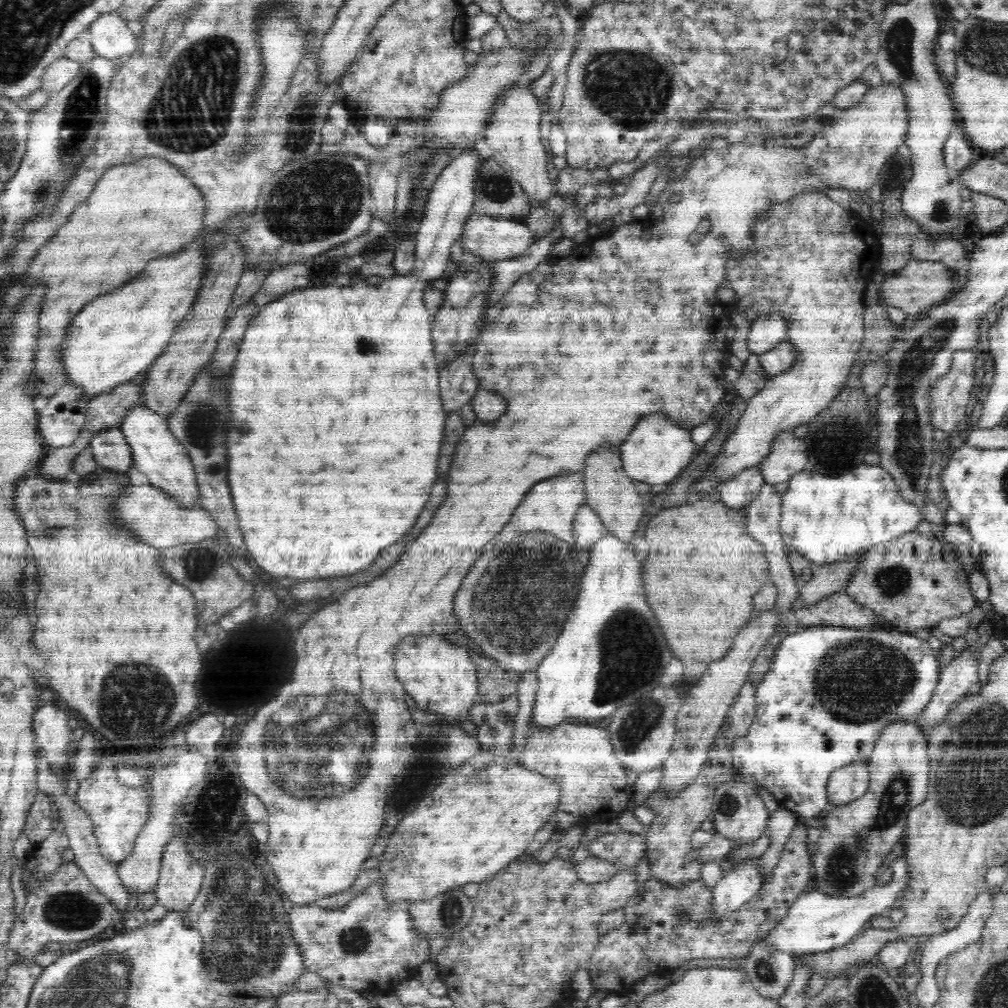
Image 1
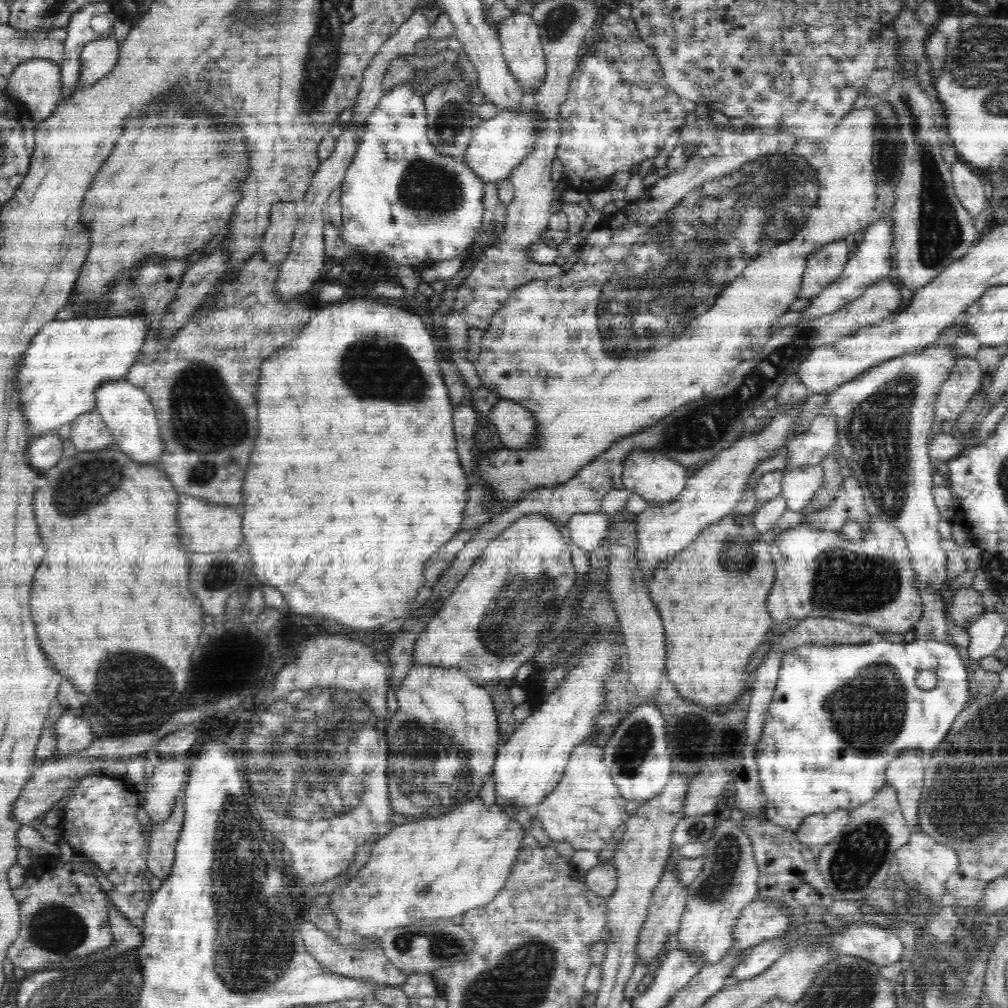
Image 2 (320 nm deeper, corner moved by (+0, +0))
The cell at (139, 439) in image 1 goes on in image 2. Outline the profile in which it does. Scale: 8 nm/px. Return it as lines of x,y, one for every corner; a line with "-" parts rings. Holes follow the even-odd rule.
122,378
101,384
96,388
94,396
95,410
100,413
102,420
106,423
115,440
115,446
121,452
130,455
130,458
138,464
156,464
157,458
162,455
164,449
159,435
160,427
155,408
148,393

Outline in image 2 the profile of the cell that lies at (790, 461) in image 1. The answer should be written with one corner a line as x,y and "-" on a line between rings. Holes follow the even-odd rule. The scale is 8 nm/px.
821,465
789,468
782,467
781,495
792,512
804,512
810,500
824,484

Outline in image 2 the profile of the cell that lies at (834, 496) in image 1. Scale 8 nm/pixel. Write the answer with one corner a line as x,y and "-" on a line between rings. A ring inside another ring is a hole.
846,478
836,498
824,510
814,510
807,514
804,522
810,523
815,529
841,533
847,521
858,522
862,528
867,527
872,514
867,511
862,488
856,478

